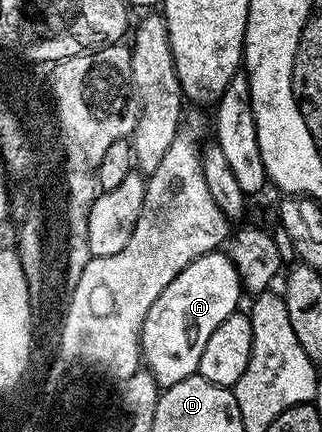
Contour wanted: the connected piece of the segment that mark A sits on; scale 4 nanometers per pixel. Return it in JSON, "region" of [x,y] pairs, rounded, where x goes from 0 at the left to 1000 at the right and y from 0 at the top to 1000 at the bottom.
{"region":[[[671,581],[599,600],[599,609],[488,683],[475,711],[463,711],[463,729],[450,729],[432,787],[441,843],[488,889],[516,896],[615,866],[624,813],[637,813],[649,775],[745,713],[742,678],[742,630],[702,583]]]}

